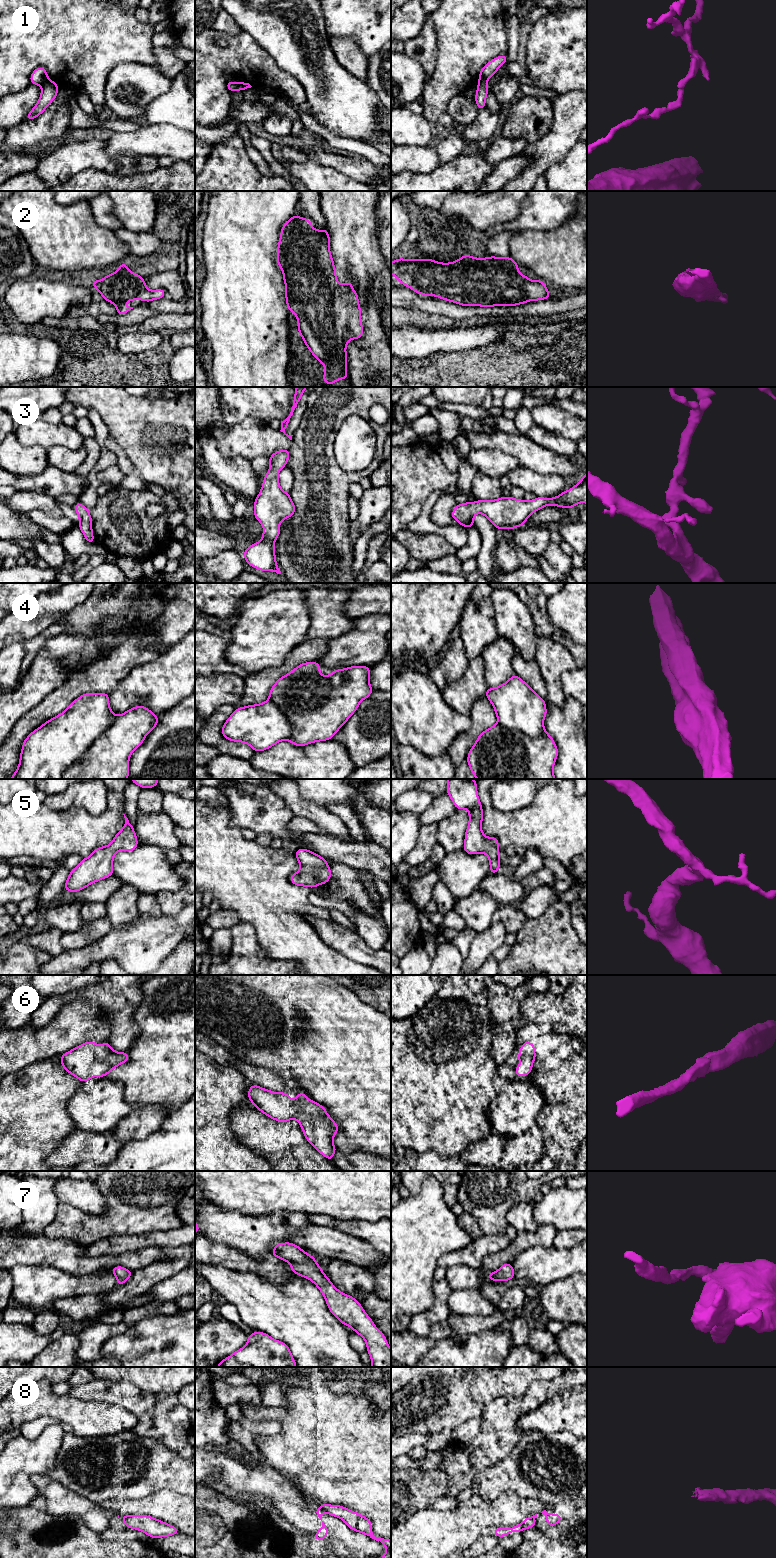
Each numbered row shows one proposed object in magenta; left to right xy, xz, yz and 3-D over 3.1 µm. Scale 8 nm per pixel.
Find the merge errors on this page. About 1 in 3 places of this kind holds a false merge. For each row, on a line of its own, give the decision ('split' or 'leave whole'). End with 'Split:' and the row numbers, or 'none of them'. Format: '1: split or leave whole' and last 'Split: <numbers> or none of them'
1: split
2: leave whole
3: leave whole
4: split
5: leave whole
6: leave whole
7: leave whole
8: split
Split: 1, 4, 8

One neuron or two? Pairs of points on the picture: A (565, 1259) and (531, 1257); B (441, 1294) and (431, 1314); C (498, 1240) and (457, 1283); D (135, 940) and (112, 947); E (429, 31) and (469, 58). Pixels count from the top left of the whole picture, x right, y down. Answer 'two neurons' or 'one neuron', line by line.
A: one neuron
B: one neuron
C: two neurons
D: one neuron
E: two neurons

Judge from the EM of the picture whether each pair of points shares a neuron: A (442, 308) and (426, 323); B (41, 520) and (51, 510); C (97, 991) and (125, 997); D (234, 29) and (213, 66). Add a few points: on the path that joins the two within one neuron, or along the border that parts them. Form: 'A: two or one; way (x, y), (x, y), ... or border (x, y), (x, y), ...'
A: two; border (413, 308), (459, 319)
B: two; border (28, 512), (41, 510), (51, 517), (63, 516)
C: one; way (104, 997), (118, 997)
D: two; border (211, 28), (232, 34), (238, 34), (241, 31)

